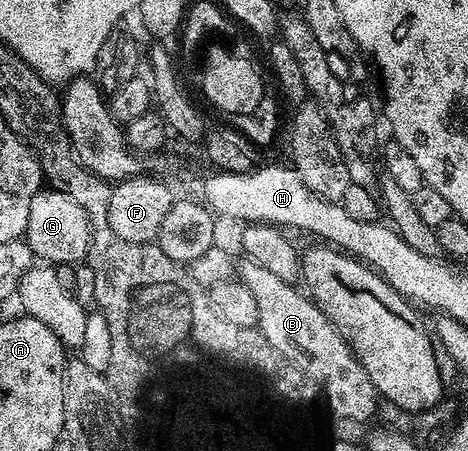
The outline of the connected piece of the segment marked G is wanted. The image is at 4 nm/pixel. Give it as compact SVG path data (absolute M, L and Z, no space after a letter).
M42 190L30 202L30 218L26 222L23 239L28 241L33 257L48 266L70 264L73 266L87 261L92 245L92 227L86 210L70 198L70 194L55 190Z

